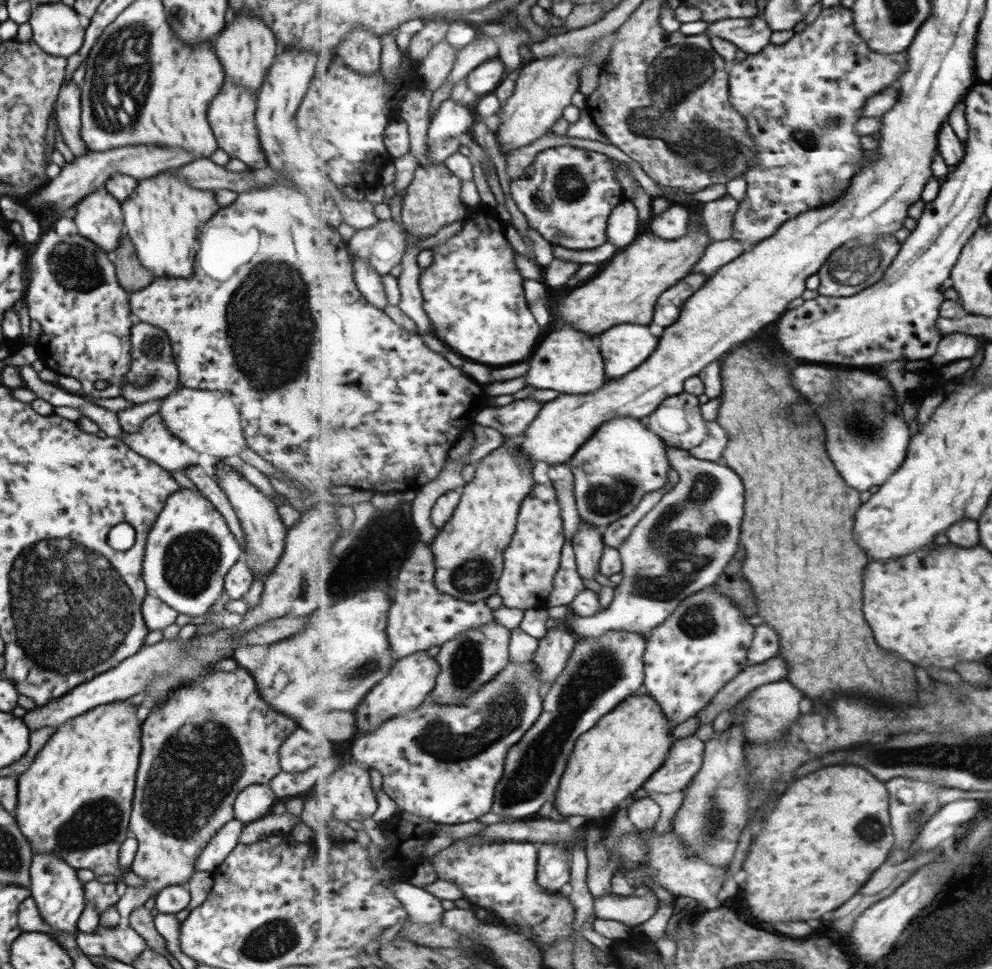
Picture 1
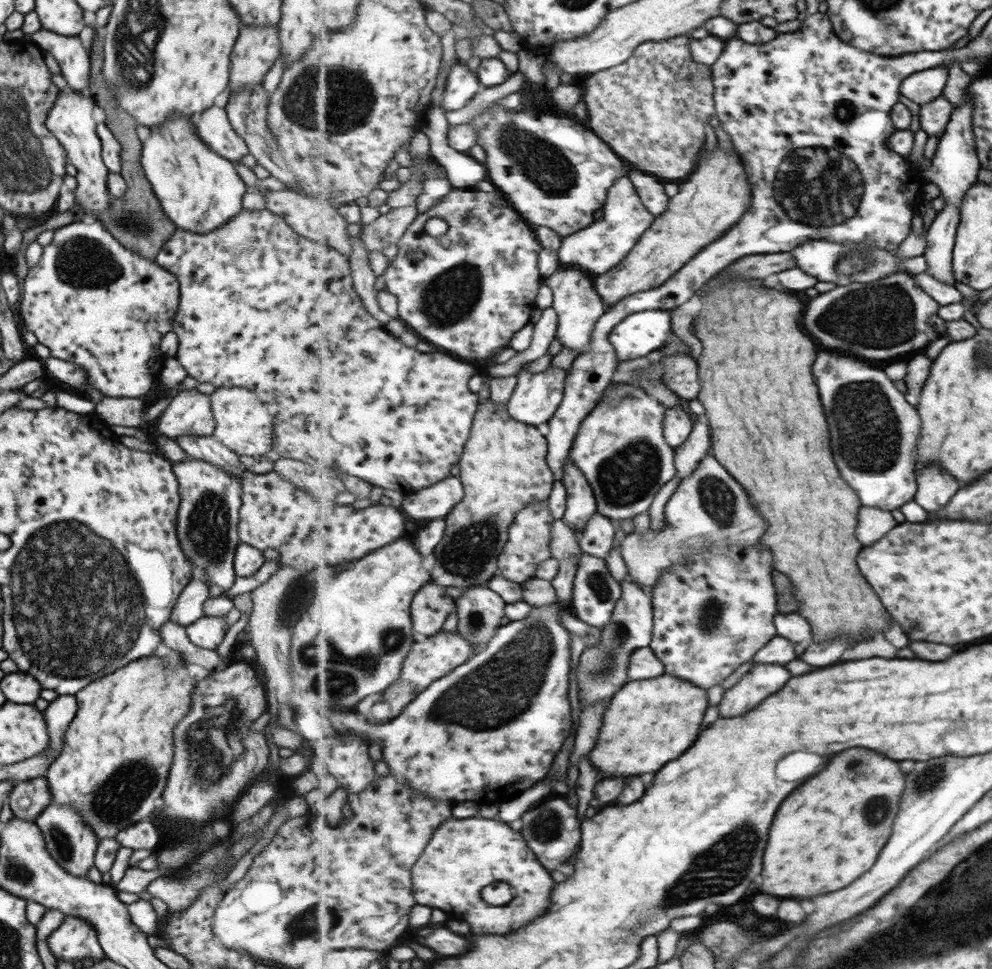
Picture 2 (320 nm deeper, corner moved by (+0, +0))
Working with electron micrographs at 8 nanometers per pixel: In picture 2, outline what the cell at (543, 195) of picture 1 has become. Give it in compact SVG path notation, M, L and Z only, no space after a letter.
M499 102L492 104L491 107L485 109L482 113L483 114L479 114L479 116L475 116L469 124L477 129L477 133L479 133L477 144L481 145L486 153L485 165L488 170L488 179L495 184L495 186L498 186L499 191L505 194L511 205L531 224L532 227L538 228L540 226L548 226L555 230L555 232L558 232L561 238L575 235L576 232L583 231L584 228L589 227L589 225L592 225L595 222L595 213L598 210L602 210L605 206L609 198L609 191L612 190L616 180L629 176L630 165L628 165L619 153L612 148L612 145L605 142L599 135L575 117L571 118L570 115L547 112L547 110L542 110L542 108L530 105L517 111L510 111L503 105L500 105Z

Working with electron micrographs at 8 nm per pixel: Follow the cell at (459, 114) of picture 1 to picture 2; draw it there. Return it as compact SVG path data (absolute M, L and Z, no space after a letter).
M455 64L449 72L441 106L445 107L446 110L465 108L484 87L477 73L471 72L469 66Z

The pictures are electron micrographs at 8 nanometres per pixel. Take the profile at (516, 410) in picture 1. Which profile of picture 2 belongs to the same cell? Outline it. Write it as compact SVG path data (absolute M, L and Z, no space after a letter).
M547 367L543 372L532 373L525 369L518 372L518 383L508 402L508 411L515 420L539 428L539 424L548 423L562 405L568 371L556 367Z

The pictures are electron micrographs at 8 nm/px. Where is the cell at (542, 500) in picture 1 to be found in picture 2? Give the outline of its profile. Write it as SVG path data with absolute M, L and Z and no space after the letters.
M548 500L536 502L519 512L510 528L508 544L500 556L501 576L518 583L536 578L535 574L539 570L539 564L553 558L551 555L551 532L553 532L552 524L556 519L552 515Z

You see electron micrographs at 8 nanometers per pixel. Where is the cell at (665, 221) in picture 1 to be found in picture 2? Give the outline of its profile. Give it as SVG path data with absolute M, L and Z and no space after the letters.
M630 168L629 177L636 185L641 200L645 206L656 216L663 214L670 204L670 198L665 194L665 186L656 176Z

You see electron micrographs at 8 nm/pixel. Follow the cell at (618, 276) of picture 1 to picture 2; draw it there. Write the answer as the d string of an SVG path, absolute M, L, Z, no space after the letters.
M718 146L714 152L703 152L699 167L679 185L679 194L670 198L667 210L656 217L624 262L604 275L593 277L597 292L609 308L631 294L649 291L649 288L668 282L705 247L738 224L753 203L750 176L735 146L732 152L725 152Z

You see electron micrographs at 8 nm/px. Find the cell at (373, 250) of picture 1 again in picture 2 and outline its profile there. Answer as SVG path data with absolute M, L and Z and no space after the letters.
M418 206L391 208L373 224L364 225L362 239L369 252L381 251L389 244L398 244L402 234L419 216Z

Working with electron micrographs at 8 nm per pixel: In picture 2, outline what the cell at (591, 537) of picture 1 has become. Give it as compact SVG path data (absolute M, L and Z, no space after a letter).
M570 456L564 464L562 481L568 492L568 507L563 520L575 533L583 534L588 520L598 512L598 502L593 487Z

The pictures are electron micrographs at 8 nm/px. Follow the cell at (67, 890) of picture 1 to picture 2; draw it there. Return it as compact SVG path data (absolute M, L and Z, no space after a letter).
M50 802L35 818L34 823L40 830L49 856L69 874L85 877L86 870L93 864L98 840L92 830L84 825L81 816L77 816L73 808Z

